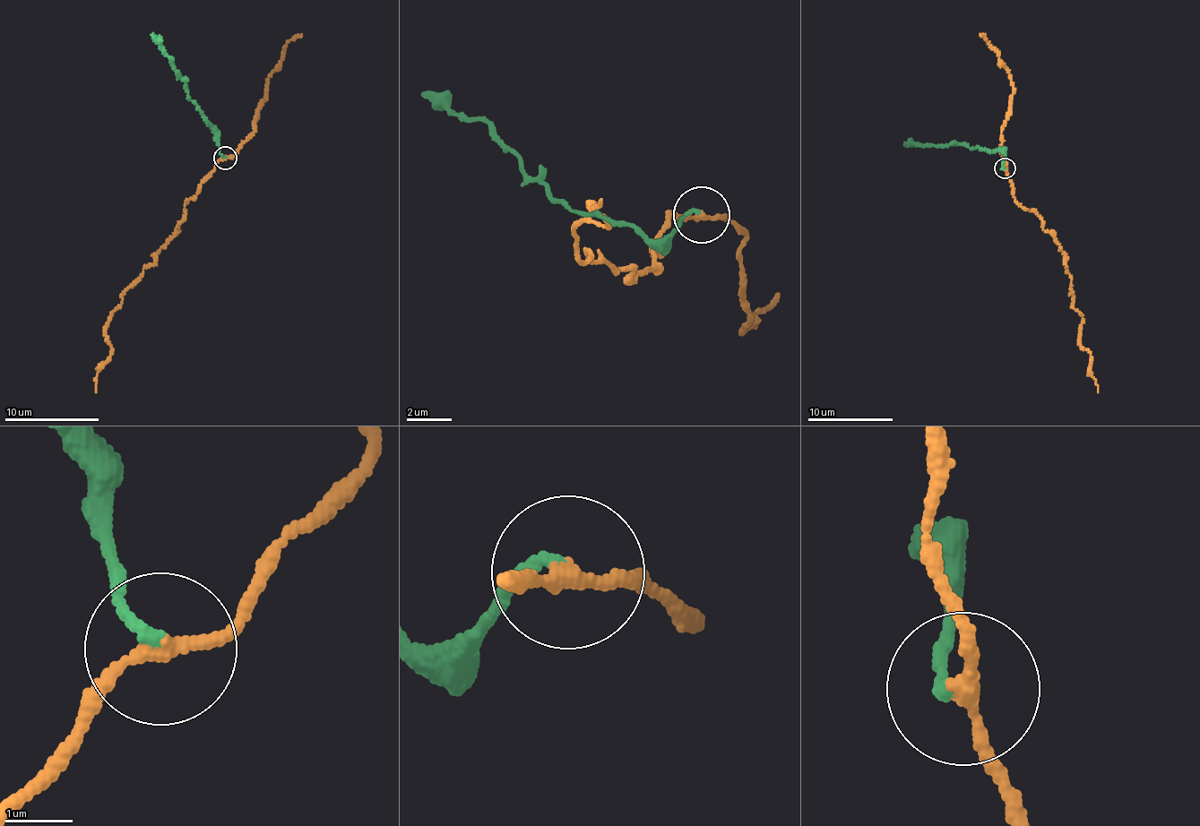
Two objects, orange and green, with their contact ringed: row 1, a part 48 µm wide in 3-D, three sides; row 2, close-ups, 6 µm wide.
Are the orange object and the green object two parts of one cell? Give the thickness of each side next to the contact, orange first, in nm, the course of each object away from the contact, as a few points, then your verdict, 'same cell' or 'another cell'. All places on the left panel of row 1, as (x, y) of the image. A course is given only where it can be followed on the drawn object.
200/150 nm | orange via (226, 158), (188, 202), (175, 236), (113, 311), (106, 338), (110, 354), (97, 374), (96, 392) | green via (223, 158), (216, 136), (191, 100), (181, 76), (151, 35) | another cell

